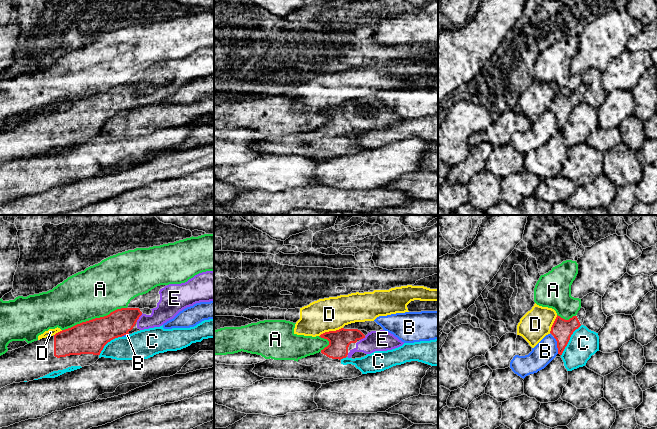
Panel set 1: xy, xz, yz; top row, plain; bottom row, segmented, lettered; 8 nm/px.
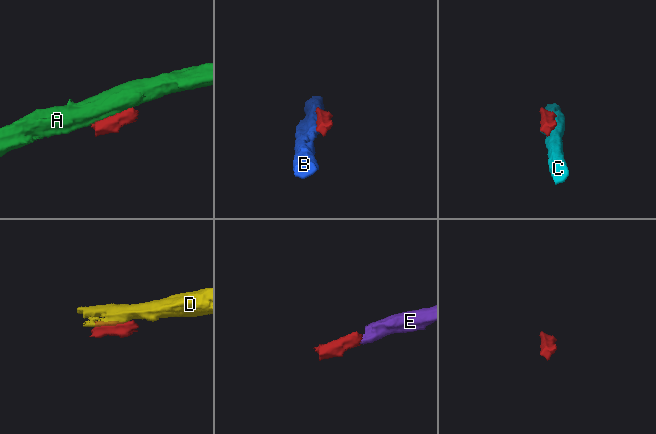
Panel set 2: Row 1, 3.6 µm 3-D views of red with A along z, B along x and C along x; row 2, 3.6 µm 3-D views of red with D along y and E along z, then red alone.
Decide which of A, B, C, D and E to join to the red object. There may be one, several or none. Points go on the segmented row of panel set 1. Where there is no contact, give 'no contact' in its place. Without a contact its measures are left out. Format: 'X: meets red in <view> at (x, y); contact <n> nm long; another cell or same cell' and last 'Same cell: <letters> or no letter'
A: meets red in xy at (95, 318); contact 550 nm long; another cell
B: meets red in yz at (557, 345); contact 140 nm long; another cell
C: meets red in yz at (569, 339); contact 300 nm long; another cell
D: meets red in xz at (330, 331); contact 200 nm long; another cell
E: meets red in xy at (139, 316); contact 90 nm long; same cell
Same cell: E

